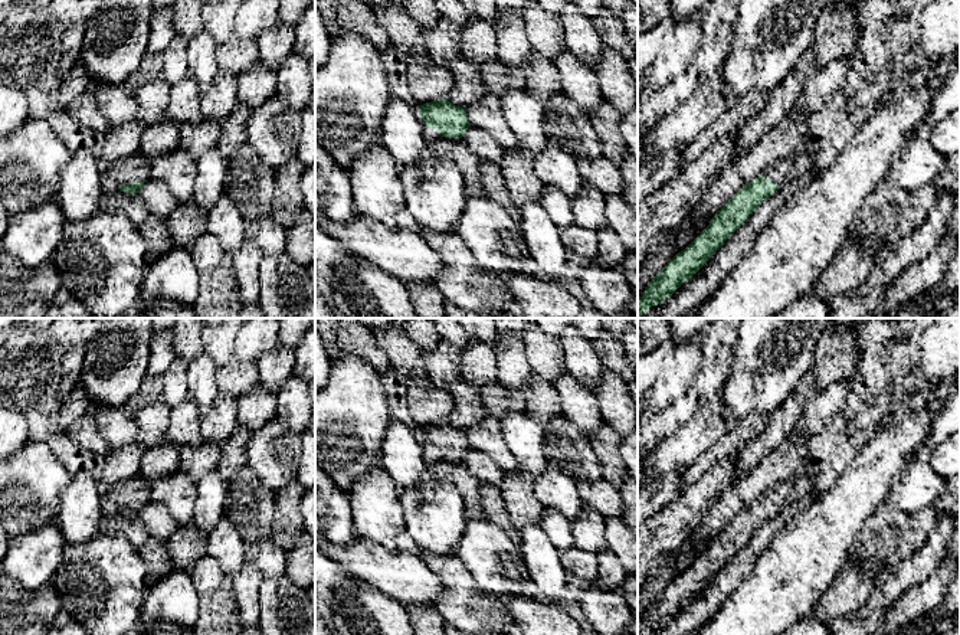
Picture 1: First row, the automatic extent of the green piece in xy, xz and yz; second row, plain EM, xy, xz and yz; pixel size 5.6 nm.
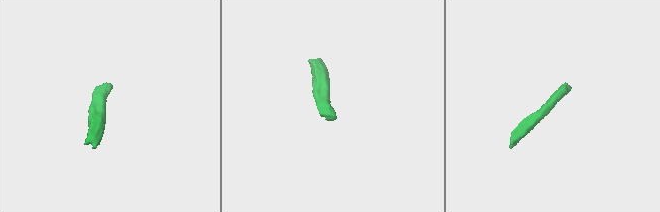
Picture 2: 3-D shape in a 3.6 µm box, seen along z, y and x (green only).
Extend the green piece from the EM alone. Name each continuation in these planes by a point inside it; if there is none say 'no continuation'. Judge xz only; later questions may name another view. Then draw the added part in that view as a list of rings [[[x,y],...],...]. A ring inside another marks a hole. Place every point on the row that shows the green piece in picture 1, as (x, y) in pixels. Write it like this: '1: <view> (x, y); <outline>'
no continuation

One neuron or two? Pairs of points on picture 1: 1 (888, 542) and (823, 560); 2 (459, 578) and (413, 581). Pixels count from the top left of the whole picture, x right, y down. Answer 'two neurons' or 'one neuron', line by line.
1: two neurons
2: two neurons

